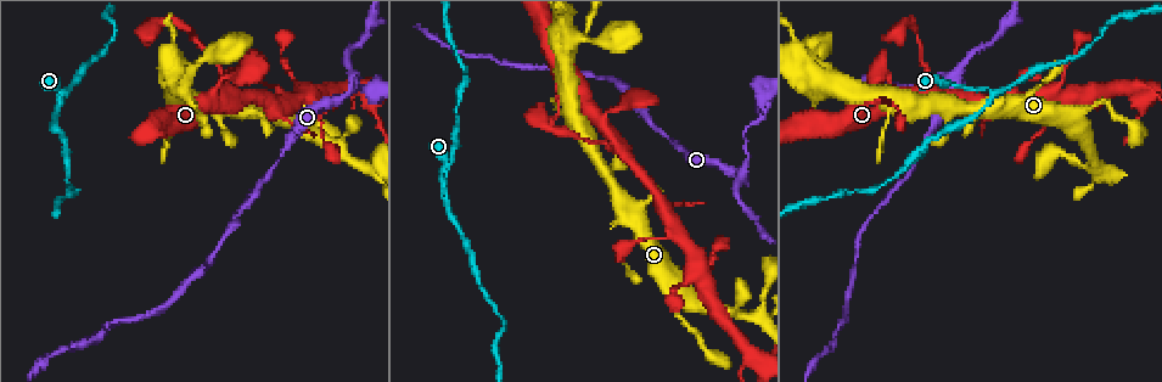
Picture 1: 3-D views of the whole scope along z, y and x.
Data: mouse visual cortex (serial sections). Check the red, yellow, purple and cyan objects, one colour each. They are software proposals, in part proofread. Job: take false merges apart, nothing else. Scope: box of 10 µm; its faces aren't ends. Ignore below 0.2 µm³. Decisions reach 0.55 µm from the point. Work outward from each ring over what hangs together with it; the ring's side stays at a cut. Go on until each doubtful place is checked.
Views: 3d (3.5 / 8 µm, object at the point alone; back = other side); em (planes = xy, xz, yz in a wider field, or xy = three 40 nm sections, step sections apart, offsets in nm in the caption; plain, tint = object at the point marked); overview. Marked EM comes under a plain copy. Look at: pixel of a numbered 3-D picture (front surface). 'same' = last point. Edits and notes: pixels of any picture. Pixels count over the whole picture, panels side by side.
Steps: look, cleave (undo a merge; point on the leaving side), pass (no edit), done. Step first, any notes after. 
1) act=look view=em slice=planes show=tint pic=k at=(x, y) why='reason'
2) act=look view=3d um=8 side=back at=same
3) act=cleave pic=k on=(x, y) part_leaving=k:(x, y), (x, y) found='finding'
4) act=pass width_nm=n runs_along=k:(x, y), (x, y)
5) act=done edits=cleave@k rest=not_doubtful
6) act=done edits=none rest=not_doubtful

act=look view=3d um=8 pic=1 at=(58, 95) why='abrupt turn'

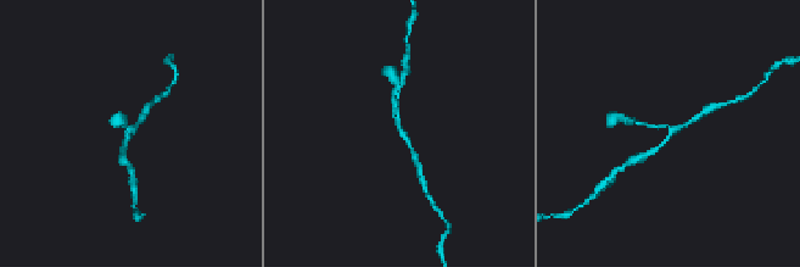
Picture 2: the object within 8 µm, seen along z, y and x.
act=look view=em slice=xy step=3 show=tint at=same why='now the EM'

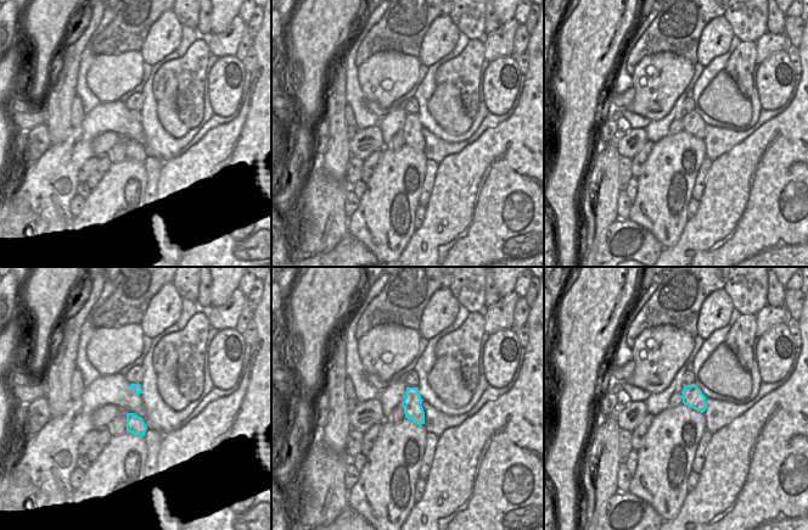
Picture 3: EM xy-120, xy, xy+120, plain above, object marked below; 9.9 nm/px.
act=pass runs_along=2:(639, 122), (671, 131), (648, 154) found='continuous, no second cell'

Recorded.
act=look view=3d um=8 side=back pic=1 at=(365, 164)

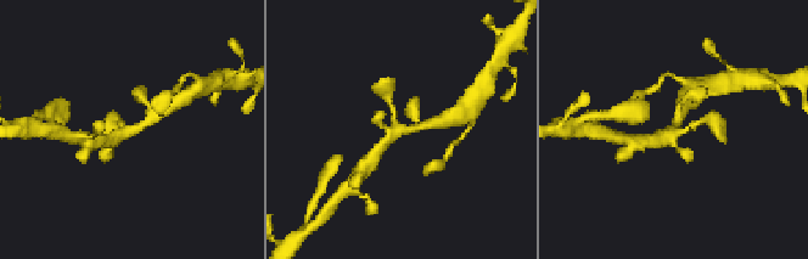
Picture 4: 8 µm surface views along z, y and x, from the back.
act=look view=em slice=xy step=1 show=tint at=same arms=4 arm_widths_nm=150,200,300,300

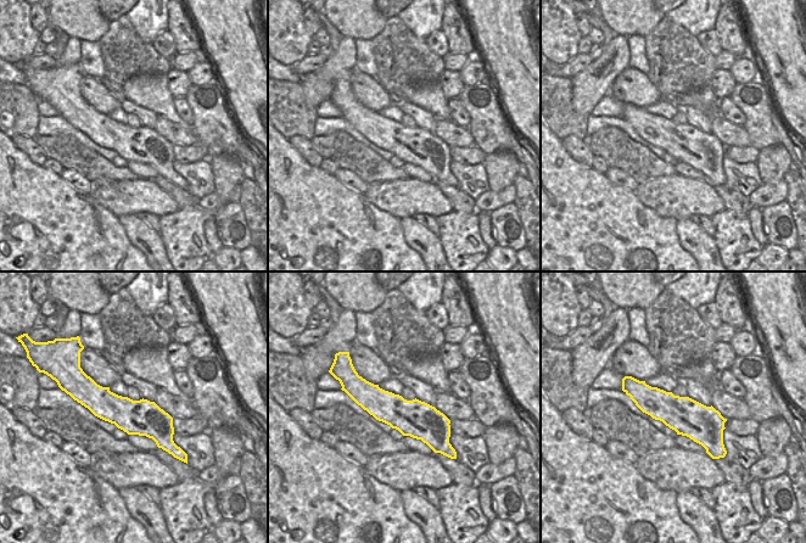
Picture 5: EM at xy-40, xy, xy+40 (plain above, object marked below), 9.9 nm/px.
act=pass width_nm=360 runs_along=4:(432, 123), (399, 130), (390, 105) found='all the same cell'

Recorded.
act=look view=3d um=3.5 side=back pic=1 at=(352, 79) why='abrupt turn'

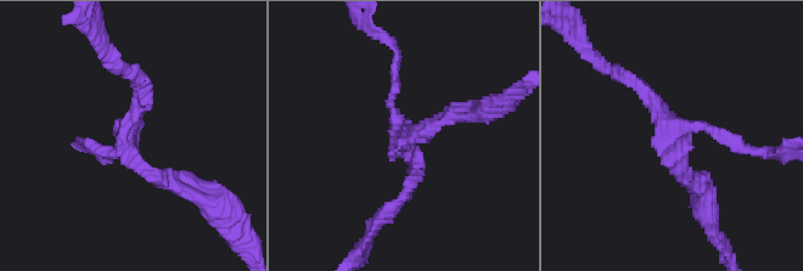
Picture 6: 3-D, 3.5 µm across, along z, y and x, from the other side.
act=look view=em slice=planes show=tint pic=6 at=(127, 137) why='now the EM'

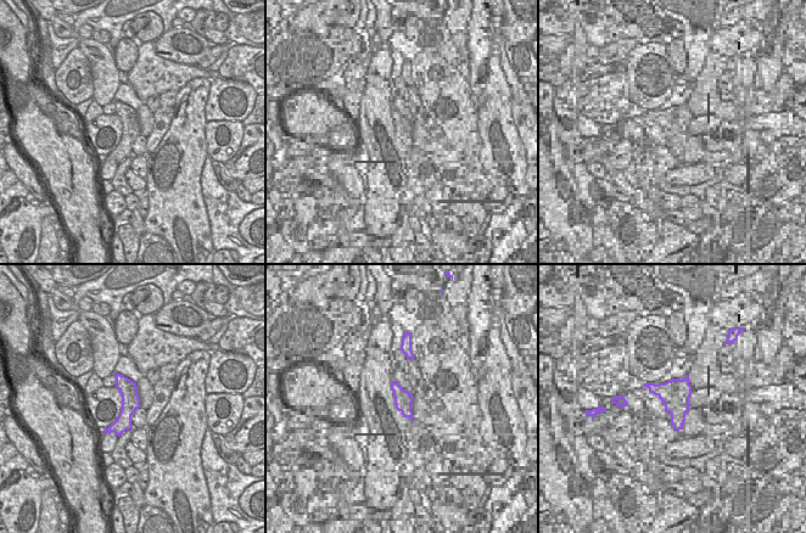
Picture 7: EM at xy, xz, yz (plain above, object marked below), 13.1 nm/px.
act=pass found='continuous, no second cell'

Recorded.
act=done edits=none rest=not_doubtful

